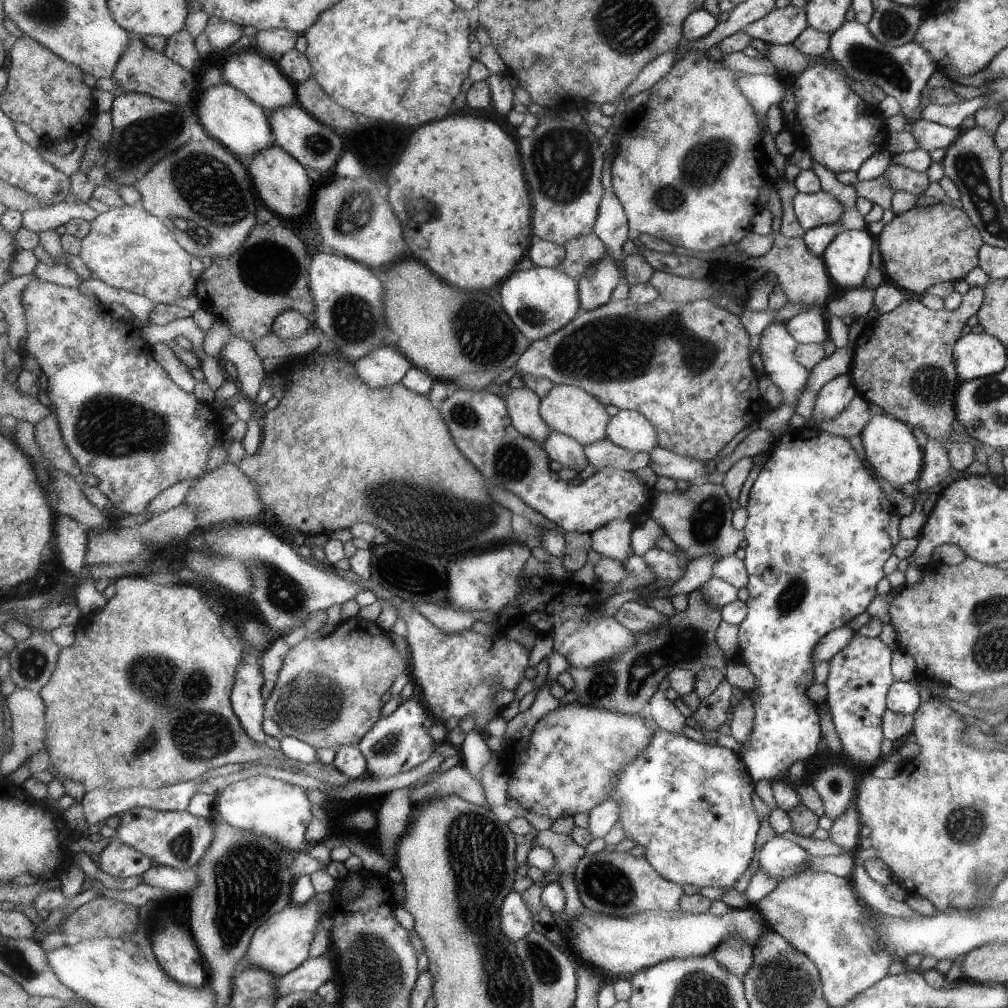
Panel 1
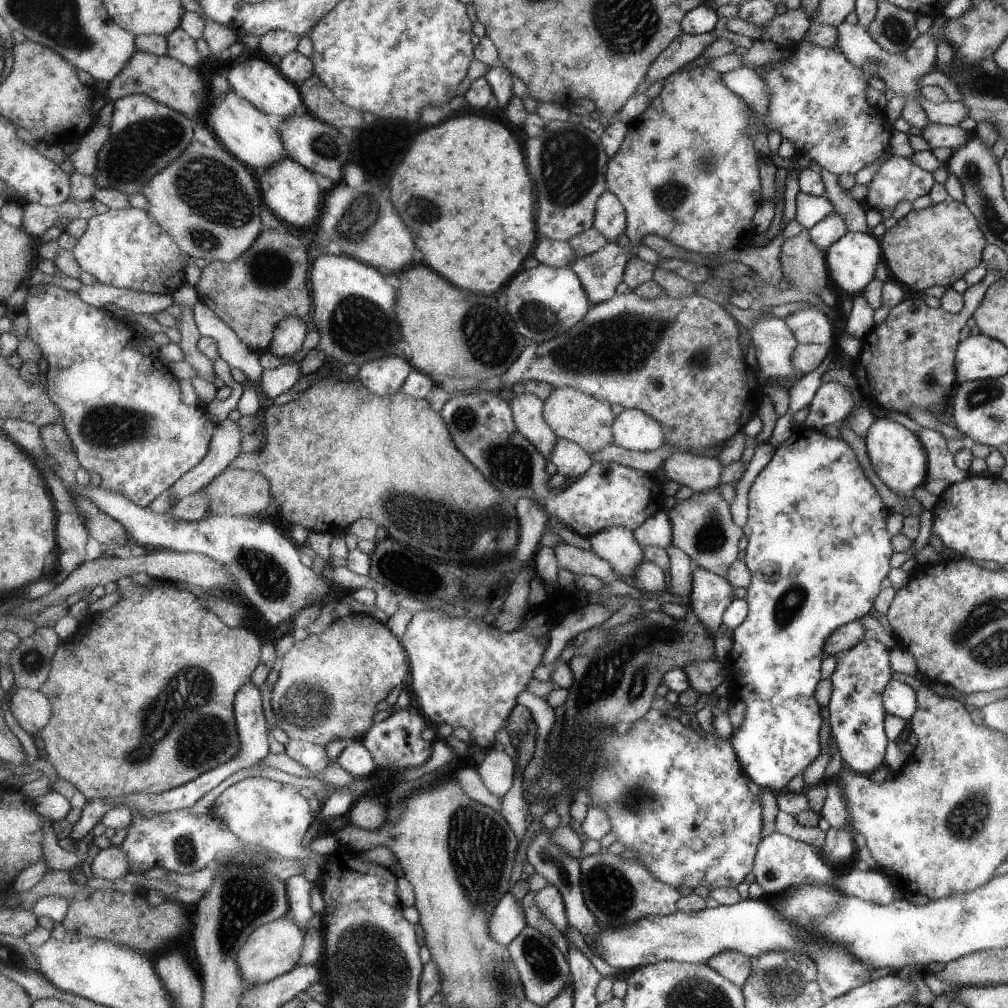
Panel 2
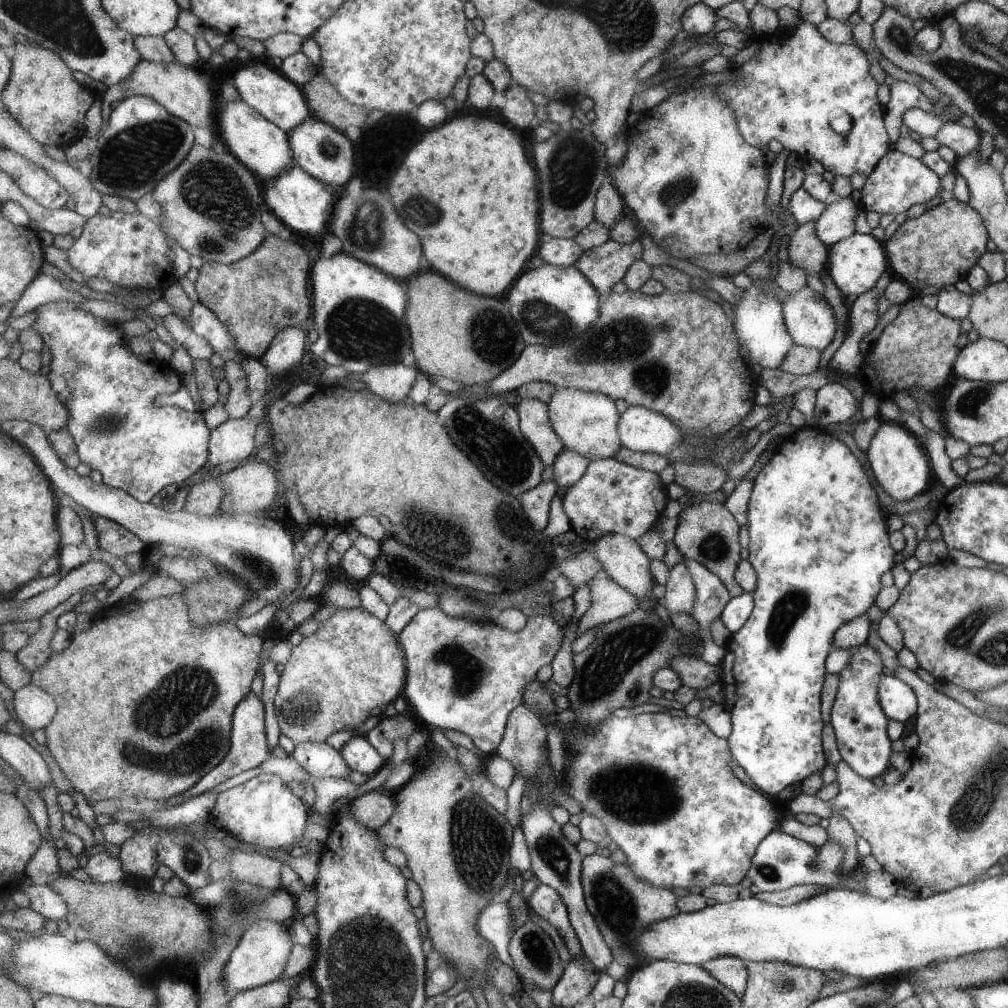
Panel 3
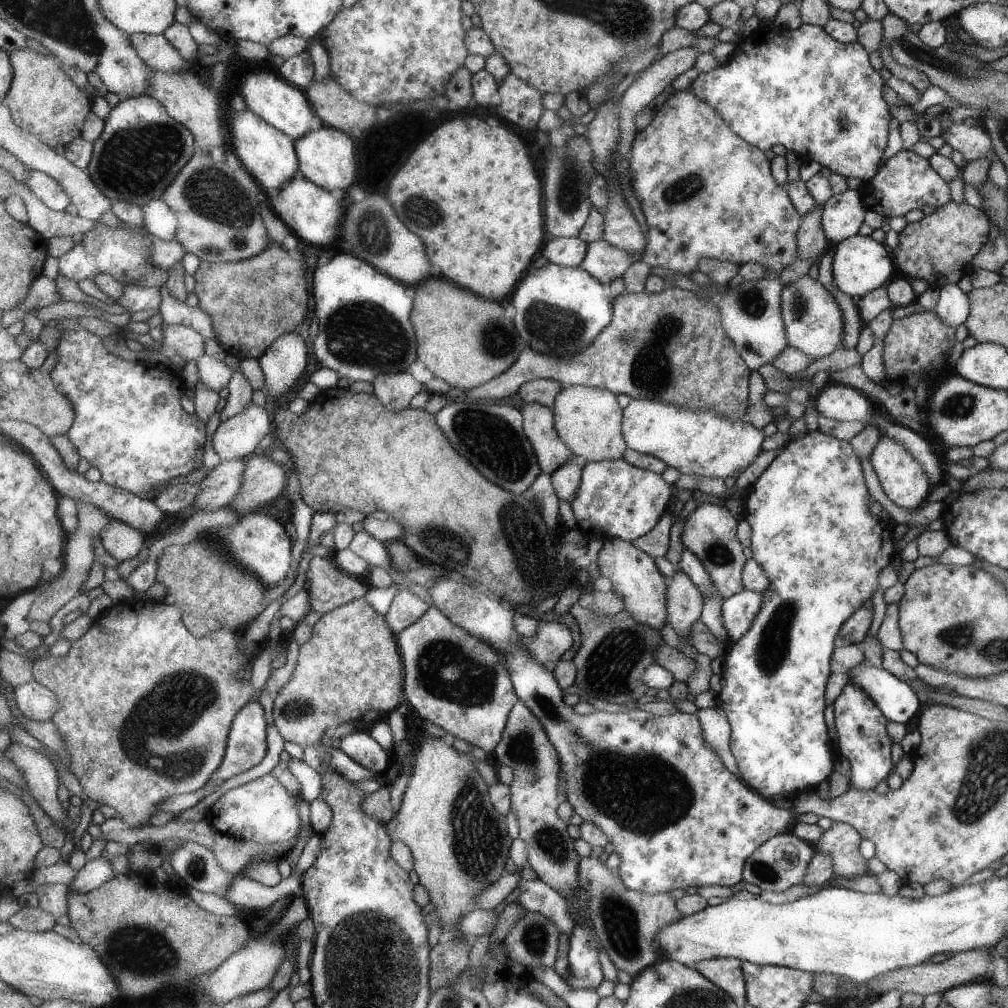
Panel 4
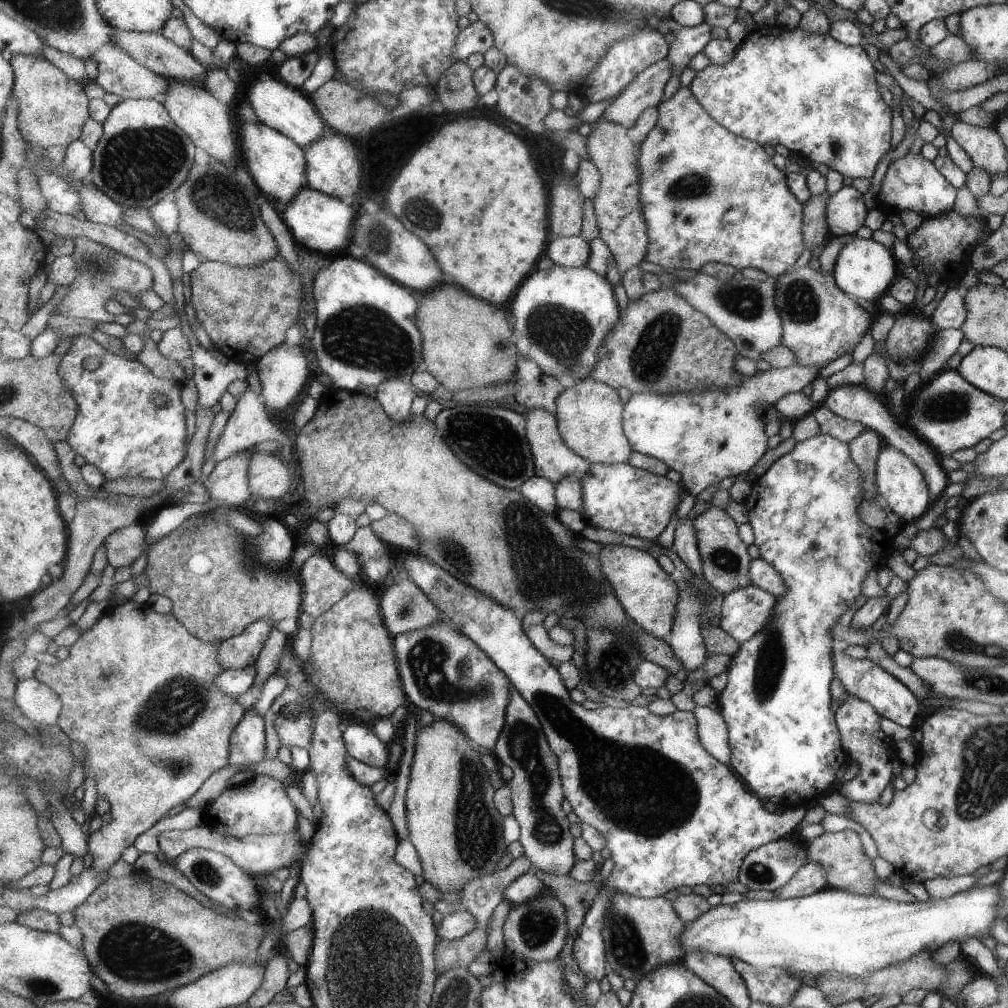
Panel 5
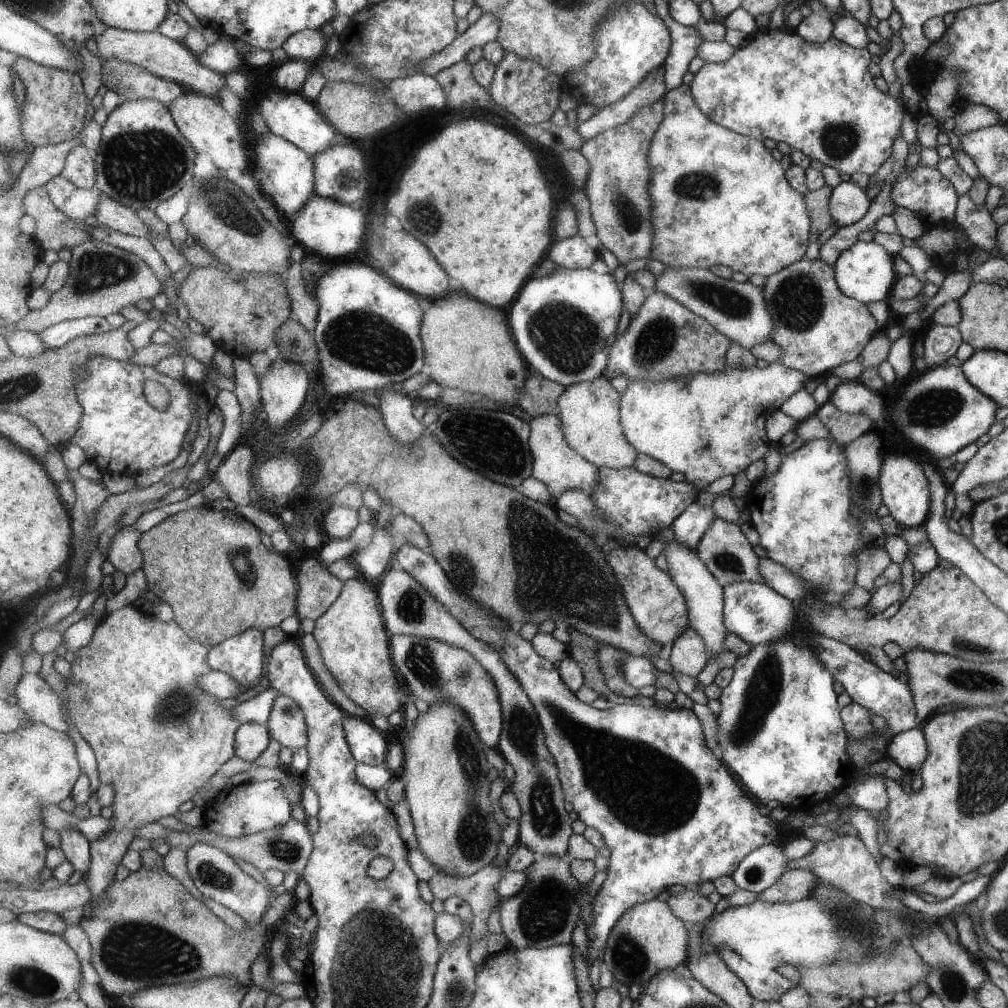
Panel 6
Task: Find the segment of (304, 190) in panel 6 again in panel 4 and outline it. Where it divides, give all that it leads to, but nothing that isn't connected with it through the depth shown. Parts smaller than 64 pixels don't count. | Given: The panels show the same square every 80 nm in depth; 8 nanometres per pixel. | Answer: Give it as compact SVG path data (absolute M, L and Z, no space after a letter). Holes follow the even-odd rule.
M249 108L243 109L238 114L233 112L229 118L233 148L245 161L249 172L253 173L261 186L266 188L268 195L279 192L287 183L300 176L300 158L292 136L275 128Z

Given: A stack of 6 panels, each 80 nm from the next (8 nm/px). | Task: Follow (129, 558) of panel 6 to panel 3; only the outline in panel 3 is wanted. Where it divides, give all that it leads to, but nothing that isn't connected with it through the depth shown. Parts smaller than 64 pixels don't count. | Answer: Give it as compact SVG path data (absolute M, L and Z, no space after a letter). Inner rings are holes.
M97 517L93 524L99 538L99 546L115 557L121 558L148 549L144 540L117 521Z

